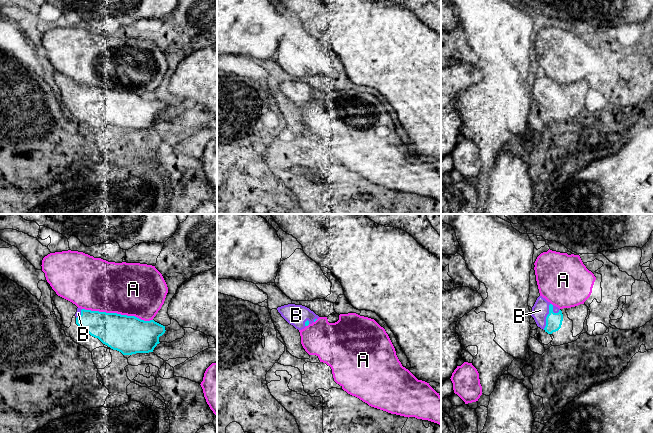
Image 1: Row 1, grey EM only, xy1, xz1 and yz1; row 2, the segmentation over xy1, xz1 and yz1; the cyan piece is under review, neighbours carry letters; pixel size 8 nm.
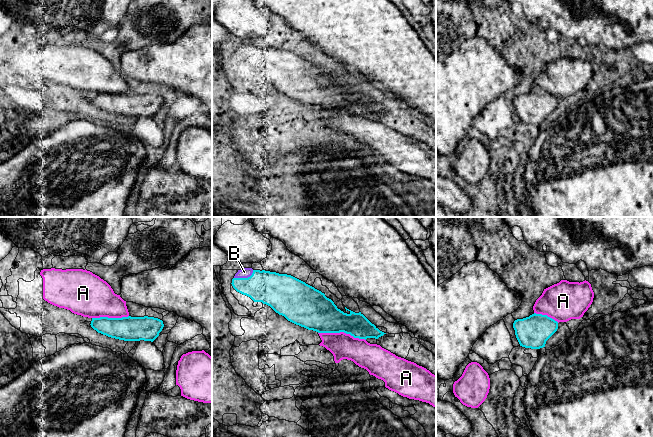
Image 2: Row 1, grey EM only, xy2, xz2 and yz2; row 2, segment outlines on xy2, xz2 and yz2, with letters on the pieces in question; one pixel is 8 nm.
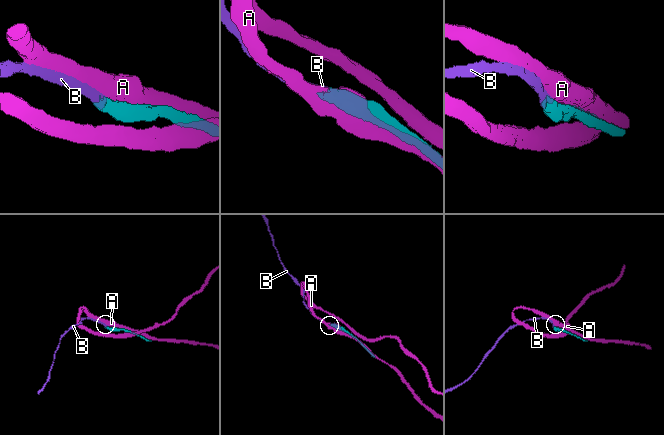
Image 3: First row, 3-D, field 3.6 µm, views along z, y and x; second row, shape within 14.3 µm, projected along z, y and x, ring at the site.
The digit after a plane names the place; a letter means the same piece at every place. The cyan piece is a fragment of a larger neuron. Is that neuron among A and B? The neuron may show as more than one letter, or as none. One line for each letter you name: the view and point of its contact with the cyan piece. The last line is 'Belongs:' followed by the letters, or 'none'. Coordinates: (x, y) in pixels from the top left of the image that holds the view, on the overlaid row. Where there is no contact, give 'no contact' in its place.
B: meets cyan in yz1 at (547, 316)
Belongs: B

